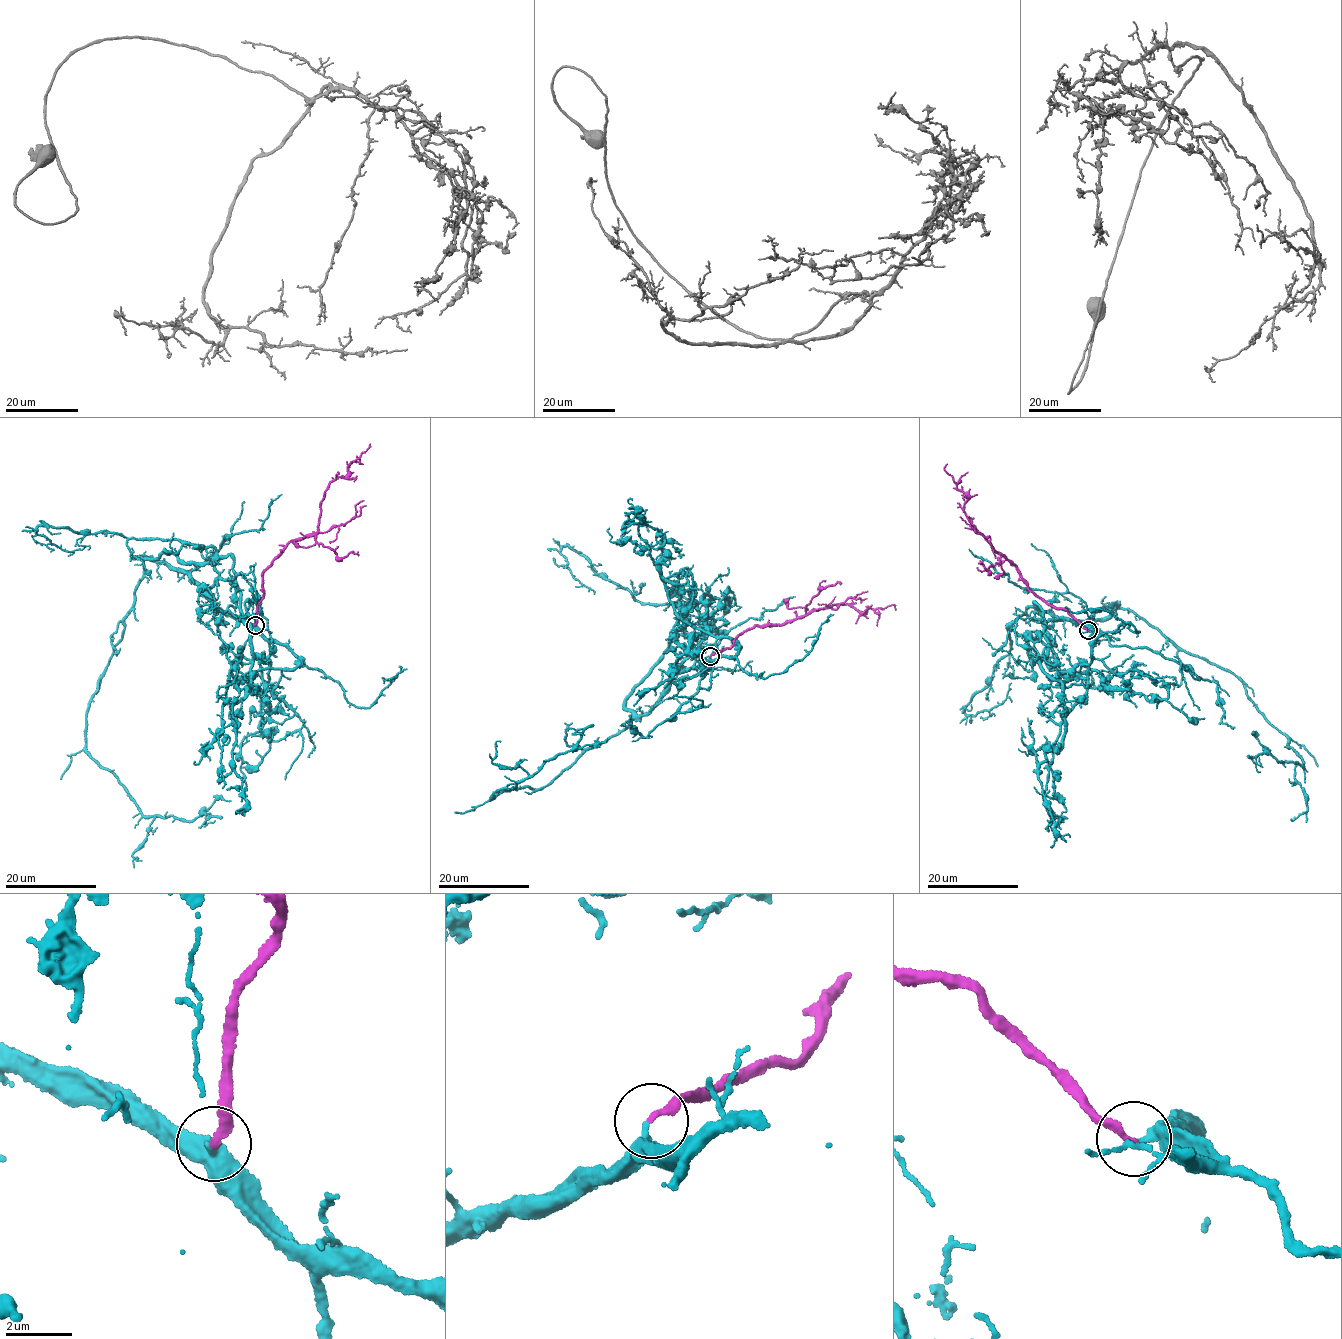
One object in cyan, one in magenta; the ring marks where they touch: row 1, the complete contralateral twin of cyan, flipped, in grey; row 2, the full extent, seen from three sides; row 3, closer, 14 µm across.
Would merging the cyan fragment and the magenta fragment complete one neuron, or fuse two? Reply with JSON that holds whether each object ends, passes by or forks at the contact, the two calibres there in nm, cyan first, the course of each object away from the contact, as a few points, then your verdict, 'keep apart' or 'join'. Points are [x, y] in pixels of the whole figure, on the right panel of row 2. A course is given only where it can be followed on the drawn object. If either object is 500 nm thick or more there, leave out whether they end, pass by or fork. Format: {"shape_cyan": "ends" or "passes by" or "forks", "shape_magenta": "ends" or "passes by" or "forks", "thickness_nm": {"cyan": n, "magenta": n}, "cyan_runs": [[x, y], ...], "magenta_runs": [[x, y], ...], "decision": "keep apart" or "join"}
{"shape_cyan": "ends", "shape_magenta": "ends", "thickness_nm": {"cyan": 340, "magenta": 240}, "cyan_runs": [[1089, 631], [1098, 629], [1091, 614], [1132, 610], [1180, 648], [1229, 670], [1303, 765], [1278, 761], [1251, 733]], "magenta_runs": [[1088, 630], [1031, 592], [1006, 556], [992, 548], [964, 512], [968, 498], [945, 471], [946, 463]], "decision": "join"}

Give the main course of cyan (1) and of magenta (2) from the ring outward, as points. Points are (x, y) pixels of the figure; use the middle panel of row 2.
1: (709, 656), (678, 671), (650, 709), (584, 751), (550, 783), (491, 796), (533, 776), (558, 754), (606, 739)
2: (710, 656), (754, 627), (801, 618), (815, 609), (849, 604), (859, 613), (892, 605), (896, 610)

